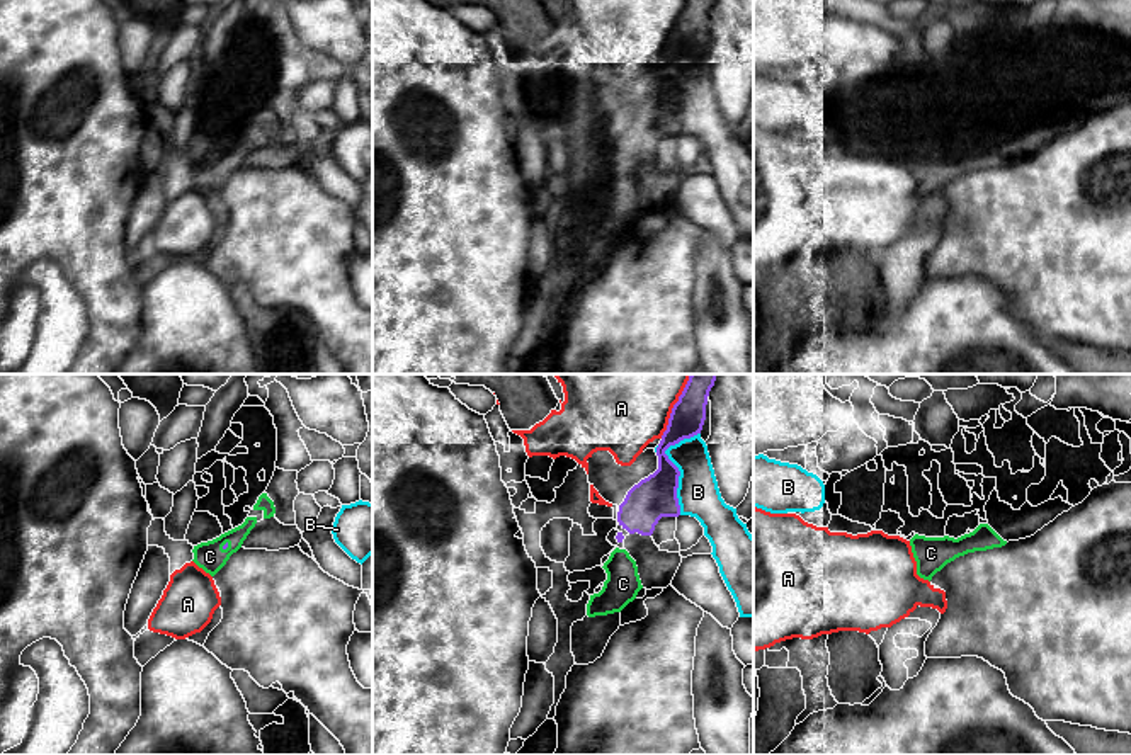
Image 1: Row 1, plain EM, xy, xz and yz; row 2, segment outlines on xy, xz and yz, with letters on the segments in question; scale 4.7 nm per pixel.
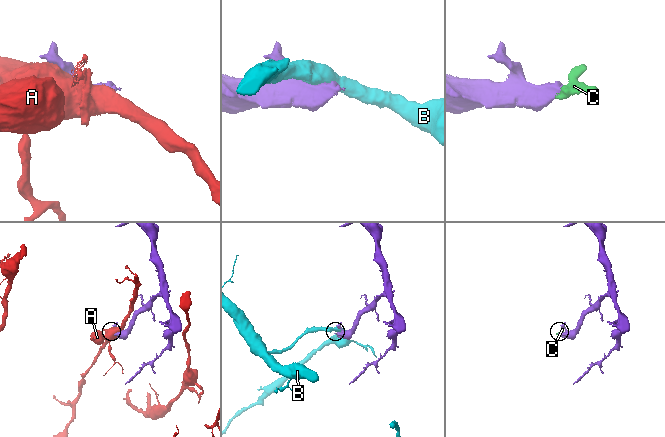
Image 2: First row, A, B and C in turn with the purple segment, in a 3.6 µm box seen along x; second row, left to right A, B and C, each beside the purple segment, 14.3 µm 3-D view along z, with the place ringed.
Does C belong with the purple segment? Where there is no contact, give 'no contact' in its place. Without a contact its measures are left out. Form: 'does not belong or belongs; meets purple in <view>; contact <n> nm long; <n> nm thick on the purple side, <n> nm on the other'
belongs; meets purple in xy; contact 50 nm long; 20 nm thick on the purple side, 140 nm on the other

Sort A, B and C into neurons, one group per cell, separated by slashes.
A / B / C

